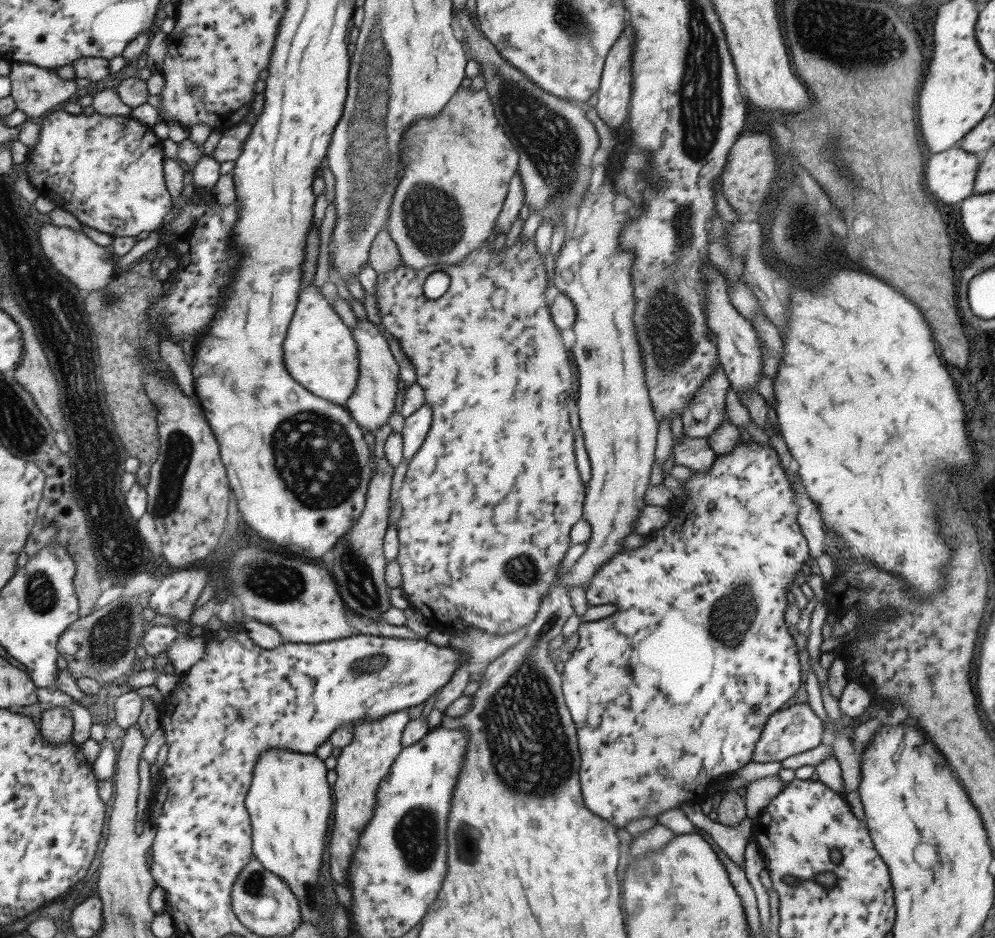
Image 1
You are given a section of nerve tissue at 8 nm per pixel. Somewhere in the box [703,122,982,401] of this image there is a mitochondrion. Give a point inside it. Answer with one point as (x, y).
(800, 241)

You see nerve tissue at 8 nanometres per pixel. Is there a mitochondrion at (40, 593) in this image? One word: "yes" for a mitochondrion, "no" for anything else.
yes

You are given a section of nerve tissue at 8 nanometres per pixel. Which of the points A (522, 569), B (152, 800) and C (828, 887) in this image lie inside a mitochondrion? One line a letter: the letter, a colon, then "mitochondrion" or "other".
A: mitochondrion
B: other
C: other

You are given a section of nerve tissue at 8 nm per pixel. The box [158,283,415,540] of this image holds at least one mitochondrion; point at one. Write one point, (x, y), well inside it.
(314, 454)

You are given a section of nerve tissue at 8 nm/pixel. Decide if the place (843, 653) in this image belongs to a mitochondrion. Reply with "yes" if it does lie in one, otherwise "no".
no

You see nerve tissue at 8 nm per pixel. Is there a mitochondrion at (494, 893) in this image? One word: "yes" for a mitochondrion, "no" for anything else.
no

